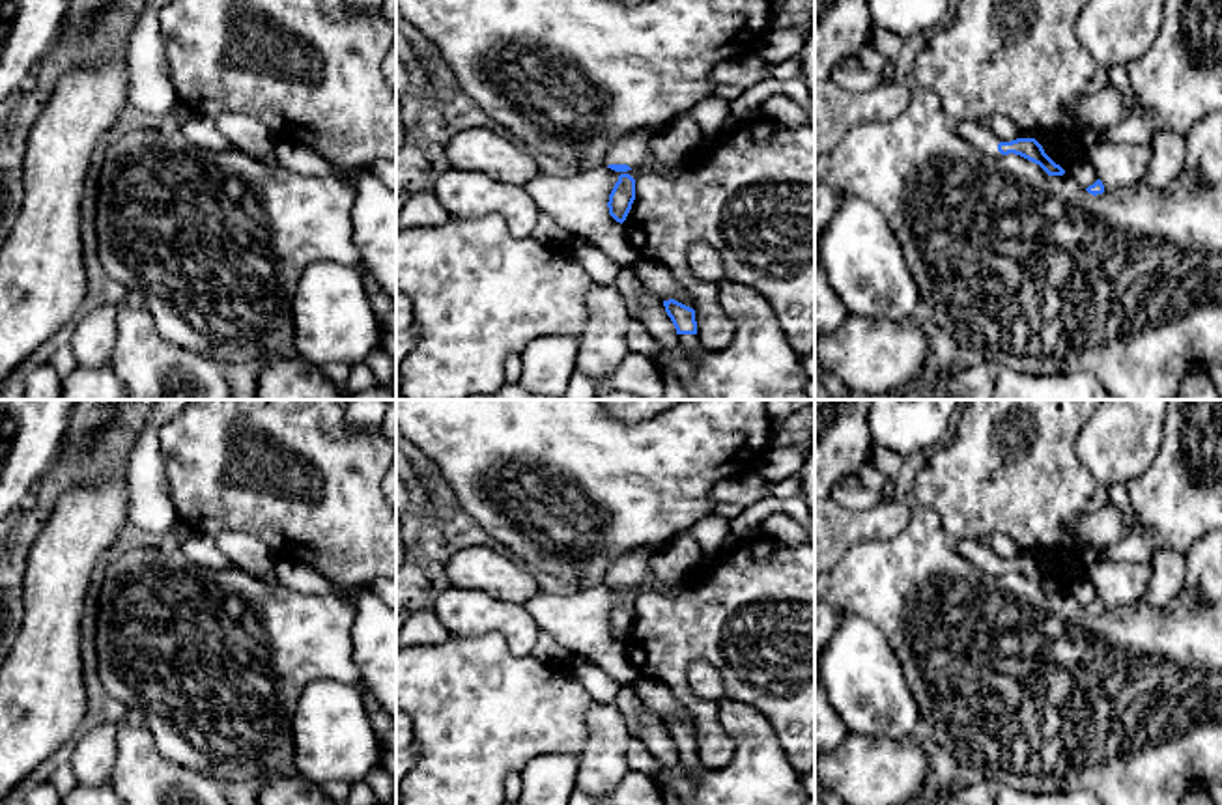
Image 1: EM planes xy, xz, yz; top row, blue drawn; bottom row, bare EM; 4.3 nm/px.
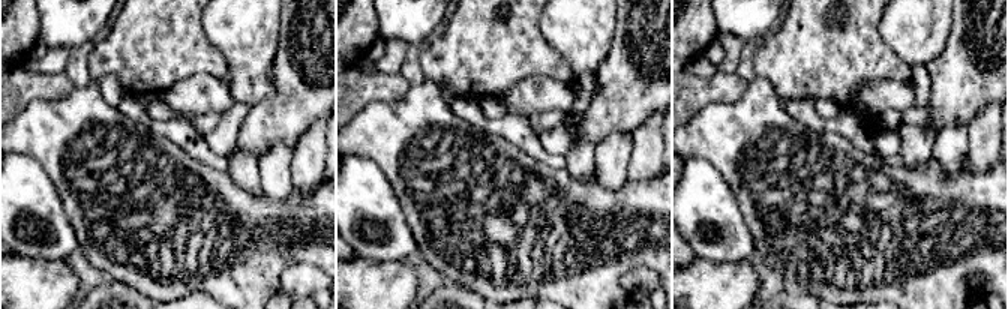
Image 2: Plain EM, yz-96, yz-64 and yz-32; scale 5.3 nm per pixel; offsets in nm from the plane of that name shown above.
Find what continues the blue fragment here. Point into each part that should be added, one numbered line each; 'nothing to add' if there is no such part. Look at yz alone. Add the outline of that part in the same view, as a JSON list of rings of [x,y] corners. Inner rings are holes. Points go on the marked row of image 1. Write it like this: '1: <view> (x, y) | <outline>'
1: yz (976, 133) | [[[981,120],[966,121],[957,125],[959,136],[983,151],[988,157],[1002,157],[998,144],[1003,142],[998,138]]]

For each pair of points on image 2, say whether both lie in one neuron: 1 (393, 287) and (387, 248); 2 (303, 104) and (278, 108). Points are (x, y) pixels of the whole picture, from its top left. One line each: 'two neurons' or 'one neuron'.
1: two neurons
2: one neuron

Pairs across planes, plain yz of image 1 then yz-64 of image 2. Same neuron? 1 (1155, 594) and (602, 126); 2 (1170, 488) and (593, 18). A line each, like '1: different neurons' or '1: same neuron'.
1: different neurons
2: different neurons

